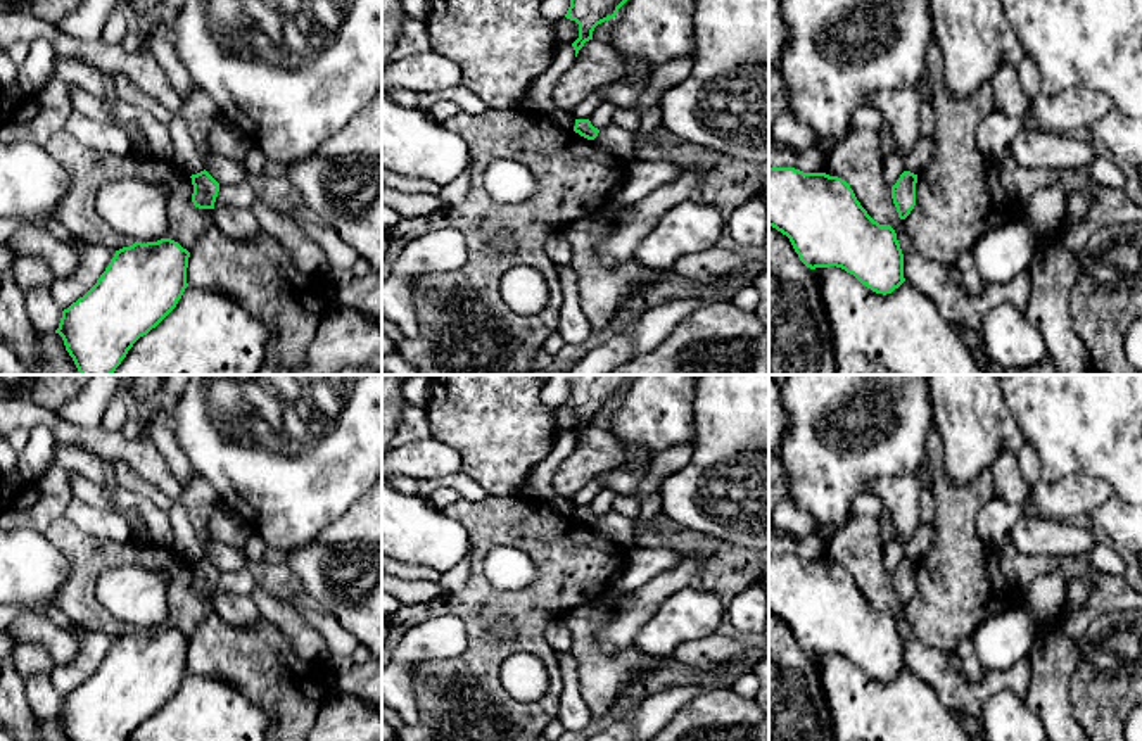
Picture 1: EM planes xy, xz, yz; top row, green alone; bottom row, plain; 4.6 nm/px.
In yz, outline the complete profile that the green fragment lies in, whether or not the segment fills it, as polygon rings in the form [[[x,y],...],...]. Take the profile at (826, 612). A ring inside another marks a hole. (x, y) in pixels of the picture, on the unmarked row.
[[[769,554],[769,613],[786,622],[810,655],[836,653],[876,681],[891,681],[904,665],[904,641],[891,613],[879,611],[857,587],[850,572],[826,560]]]

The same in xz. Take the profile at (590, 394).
[[[572,375],[565,404],[579,411],[579,425],[572,430],[575,444],[593,427],[594,415],[613,406],[632,380],[634,375]]]

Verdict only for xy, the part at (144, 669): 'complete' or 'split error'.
complete

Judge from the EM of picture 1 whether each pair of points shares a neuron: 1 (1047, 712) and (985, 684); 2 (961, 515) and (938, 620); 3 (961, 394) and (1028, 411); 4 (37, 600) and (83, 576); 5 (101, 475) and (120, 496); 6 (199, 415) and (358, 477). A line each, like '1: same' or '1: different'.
1: different
2: same
3: different
4: different
5: different
6: same

